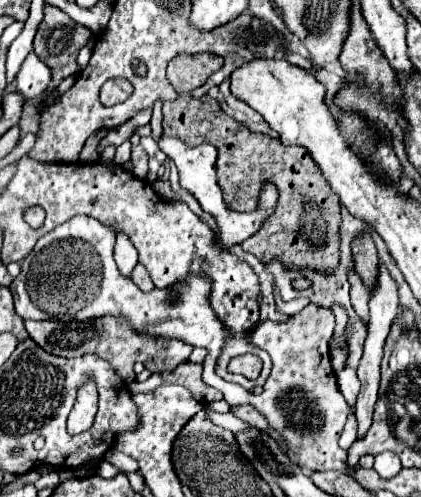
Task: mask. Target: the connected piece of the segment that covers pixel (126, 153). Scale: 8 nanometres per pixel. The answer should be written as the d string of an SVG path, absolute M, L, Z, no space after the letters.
M124 142L124 144L120 144L118 148L116 148L114 163L123 165L124 162L128 162L131 159L131 149L132 144L130 142Z

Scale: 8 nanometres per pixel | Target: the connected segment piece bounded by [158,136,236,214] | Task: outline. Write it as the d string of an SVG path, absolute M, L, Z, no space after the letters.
M160 136L158 146L175 163L179 173L180 186L196 196L196 200L200 202L204 212L210 212L210 214L214 214L214 212L236 212L226 208L224 198L220 194L216 175L218 151L212 144L202 144L202 146L190 148L182 140L176 140L176 138L170 138L170 136Z

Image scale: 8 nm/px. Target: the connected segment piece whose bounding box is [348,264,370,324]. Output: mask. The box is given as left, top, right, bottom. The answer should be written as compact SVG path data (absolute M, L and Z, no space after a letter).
M354 264L348 268L348 282L350 282L350 302L352 302L352 308L356 310L360 320L364 324L368 324L368 300L370 300L370 292L368 292L368 286L360 280L358 272L354 270Z

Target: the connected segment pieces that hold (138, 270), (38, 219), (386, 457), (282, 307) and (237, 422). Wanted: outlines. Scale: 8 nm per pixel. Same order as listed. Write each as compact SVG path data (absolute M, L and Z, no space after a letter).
M138 264L138 266L134 268L134 272L132 272L132 282L134 282L142 292L154 290L154 284L152 284L152 280L150 280L150 276L148 276L148 272L146 272L146 268L144 268L142 264Z
M32 206L32 210L28 208L28 212L26 212L26 222L32 228L40 228L42 224L44 224L44 210L40 208L40 206Z
M382 452L376 456L374 470L380 474L380 478L392 478L402 470L402 464L394 452Z
M278 297L278 303L277 307L282 312L289 316L294 315L295 313L302 310L305 306L307 306L310 303L310 301L307 298L299 297L293 301L290 302L284 302Z
M204 406L204 410L208 412L208 416L212 418L212 422L216 422L218 426L222 426L222 428L226 428L226 430L232 430L232 432L240 432L240 430L248 430L248 428L252 428L248 422L244 422L244 420L240 420L240 418L236 418L234 414L216 414L216 412L212 412L208 406Z

